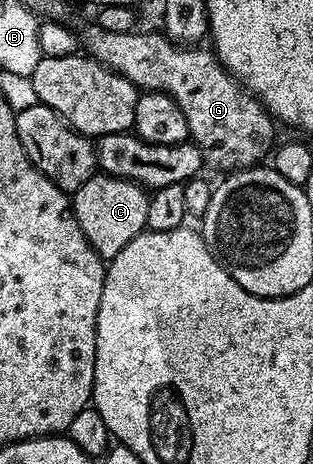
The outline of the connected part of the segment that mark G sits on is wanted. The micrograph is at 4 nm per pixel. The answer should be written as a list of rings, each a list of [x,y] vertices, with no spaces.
[[[89,22],[84,29],[79,29],[79,43],[83,51],[100,64],[117,72],[122,78],[135,84],[137,89],[150,92],[167,92],[174,102],[178,102],[178,110],[186,114],[186,126],[191,143],[202,154],[205,165],[210,169],[224,168],[223,170],[239,170],[250,168],[261,163],[260,160],[269,155],[272,144],[272,127],[274,121],[259,100],[235,80],[216,59],[216,53],[204,46],[181,46],[172,43],[163,31],[115,32],[106,30],[102,25]]]

